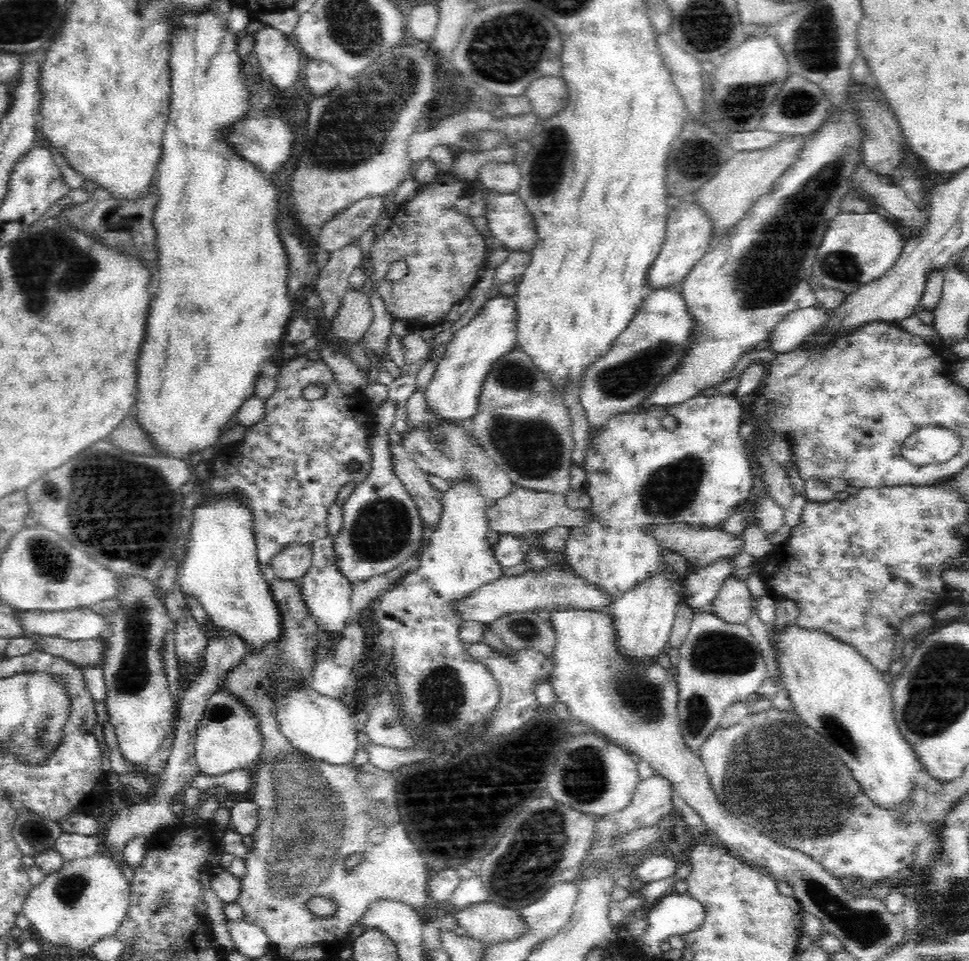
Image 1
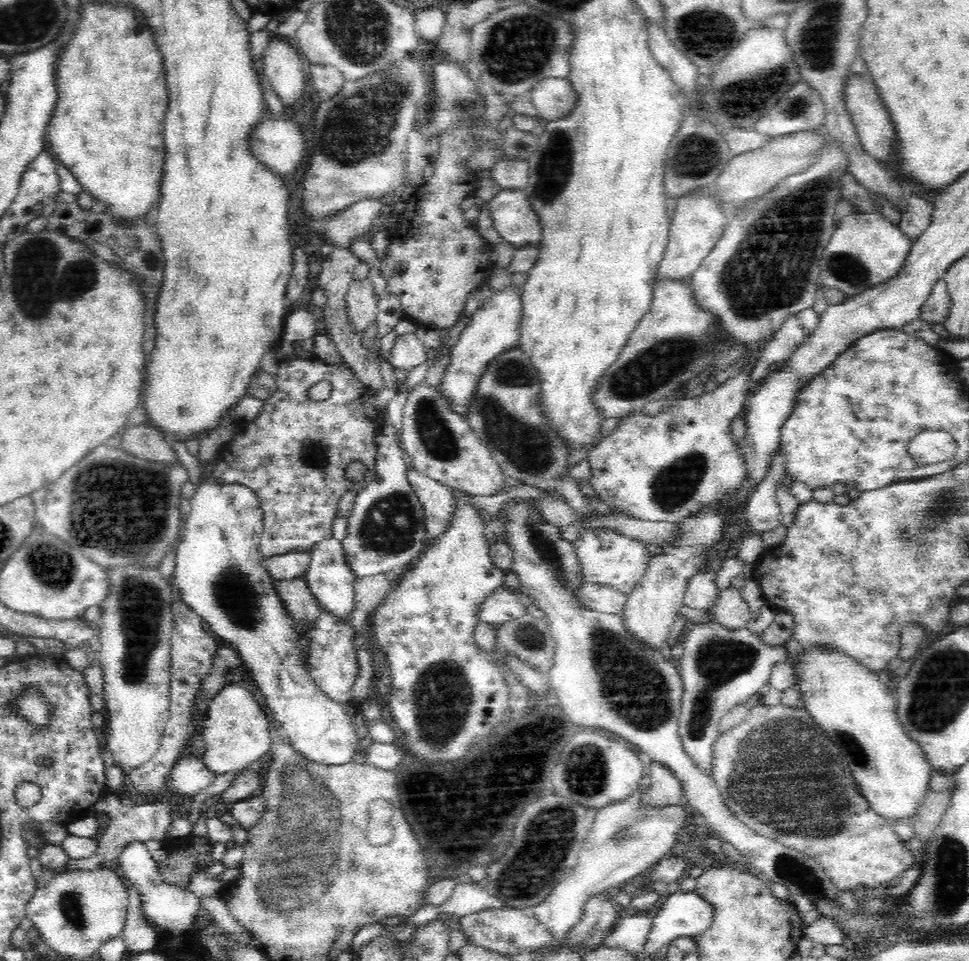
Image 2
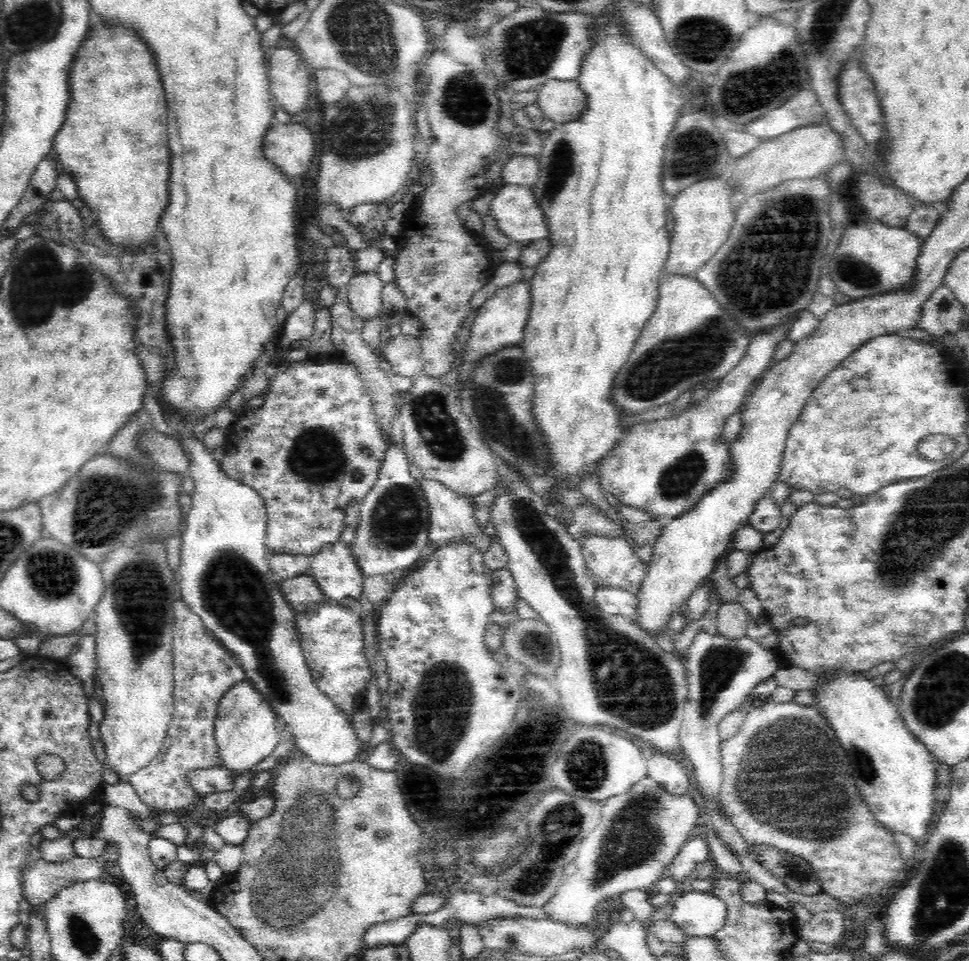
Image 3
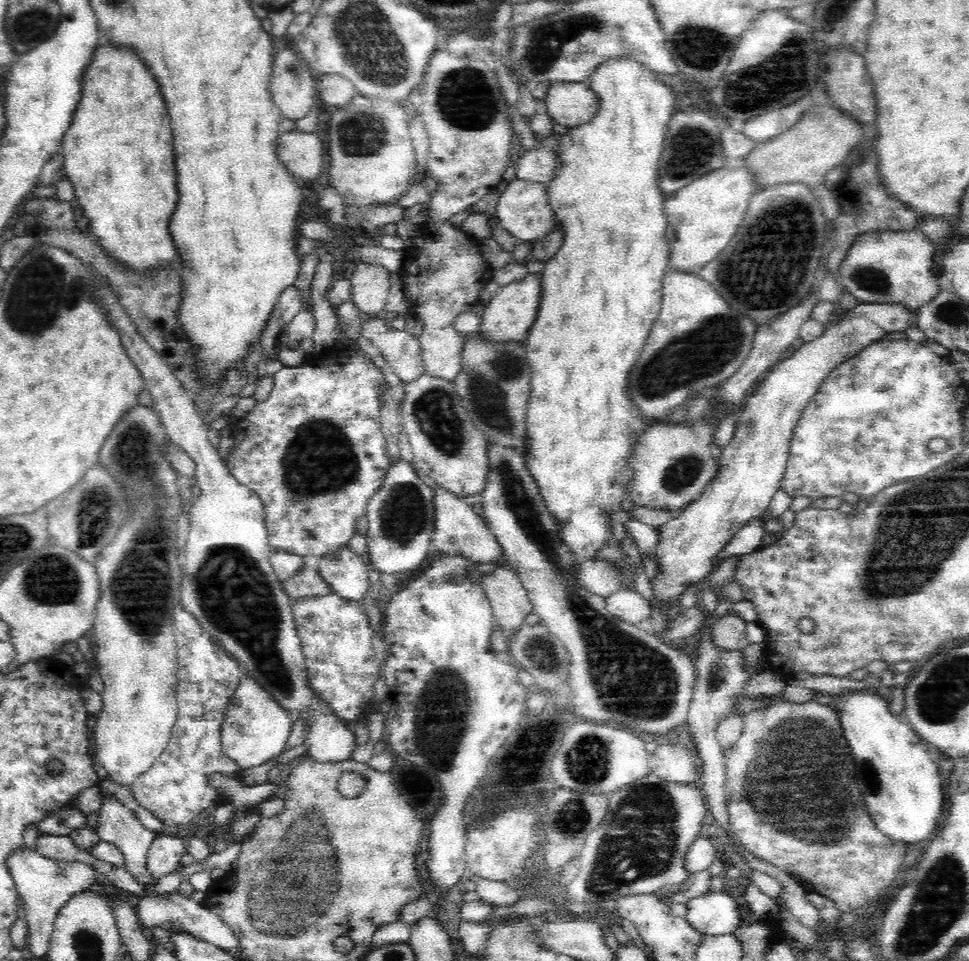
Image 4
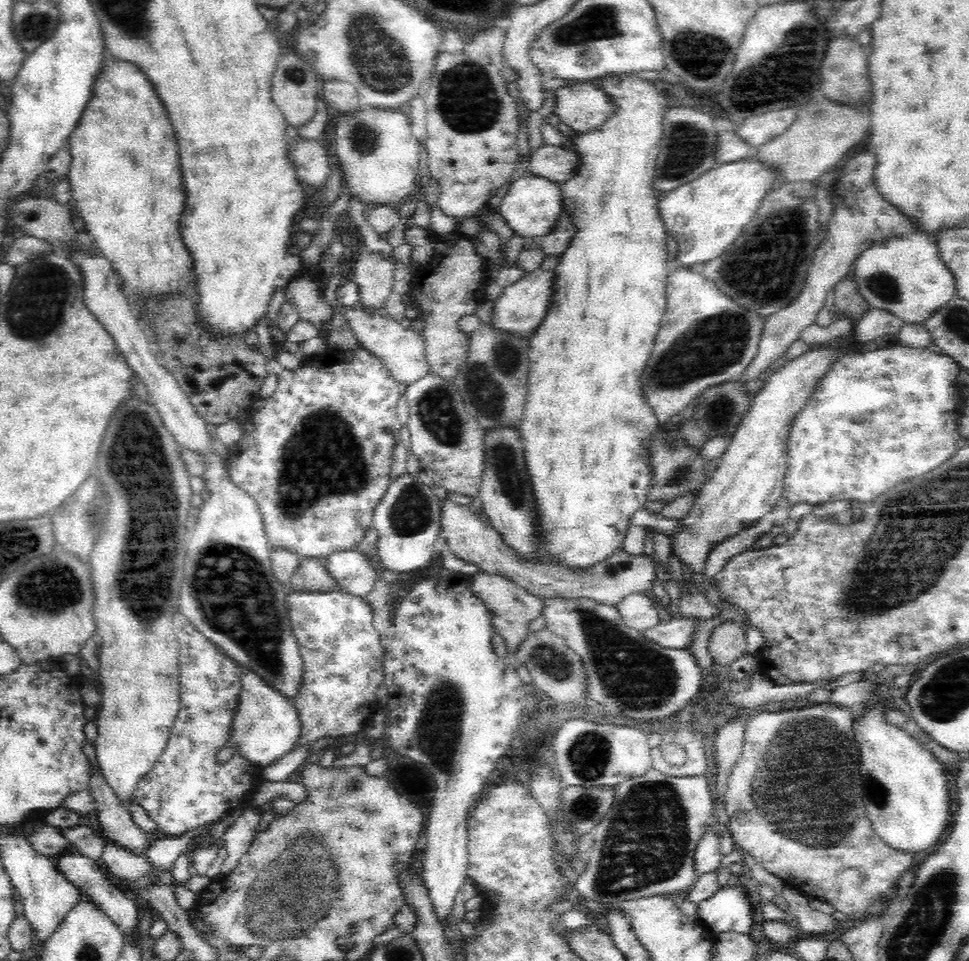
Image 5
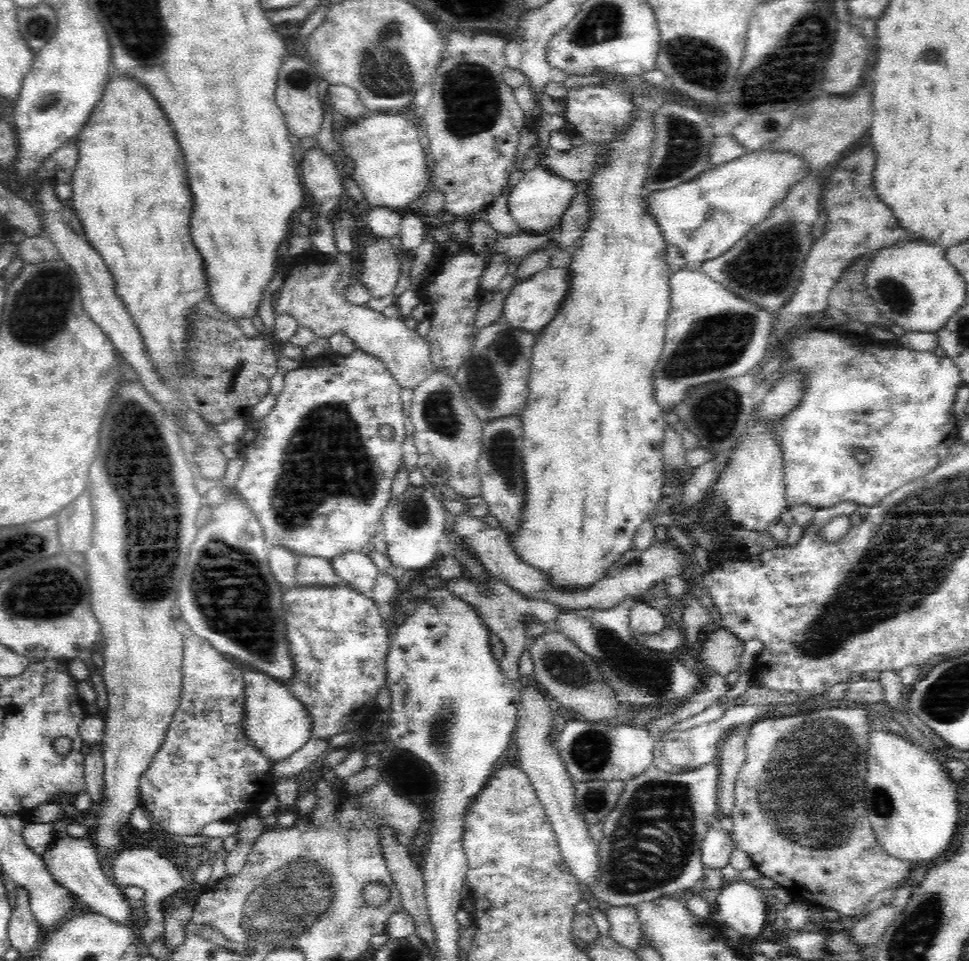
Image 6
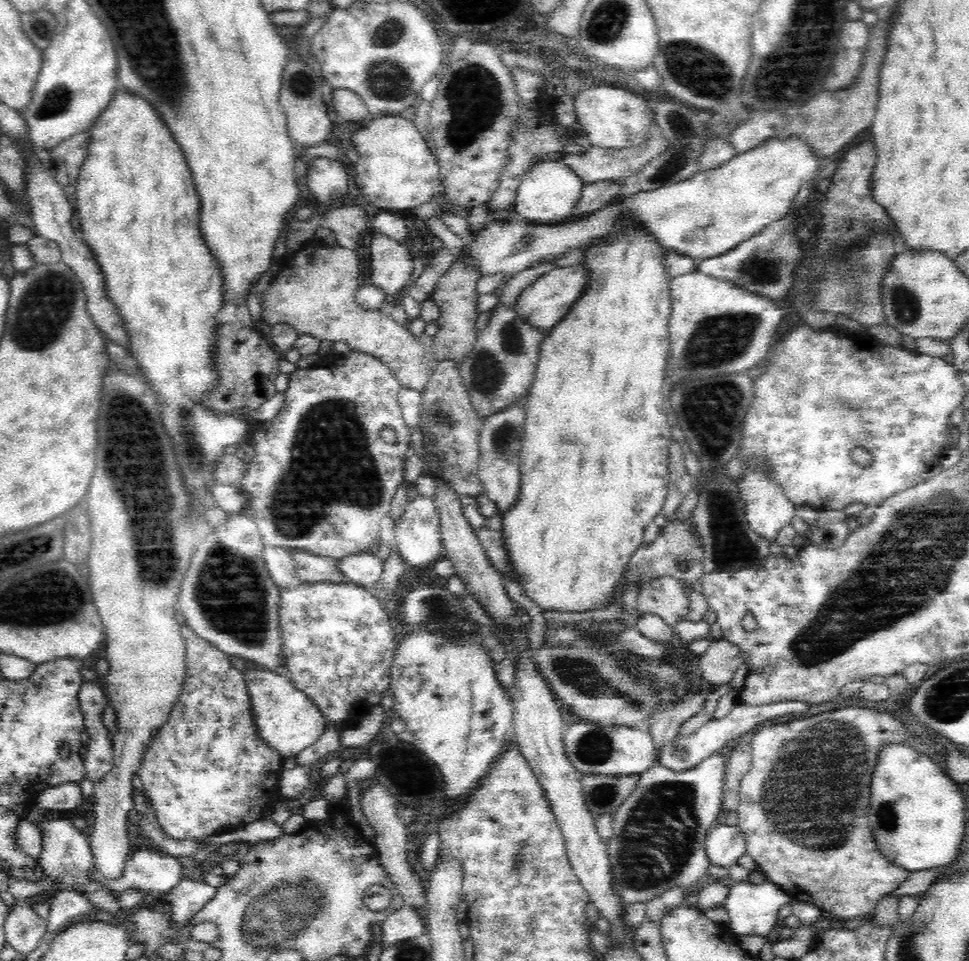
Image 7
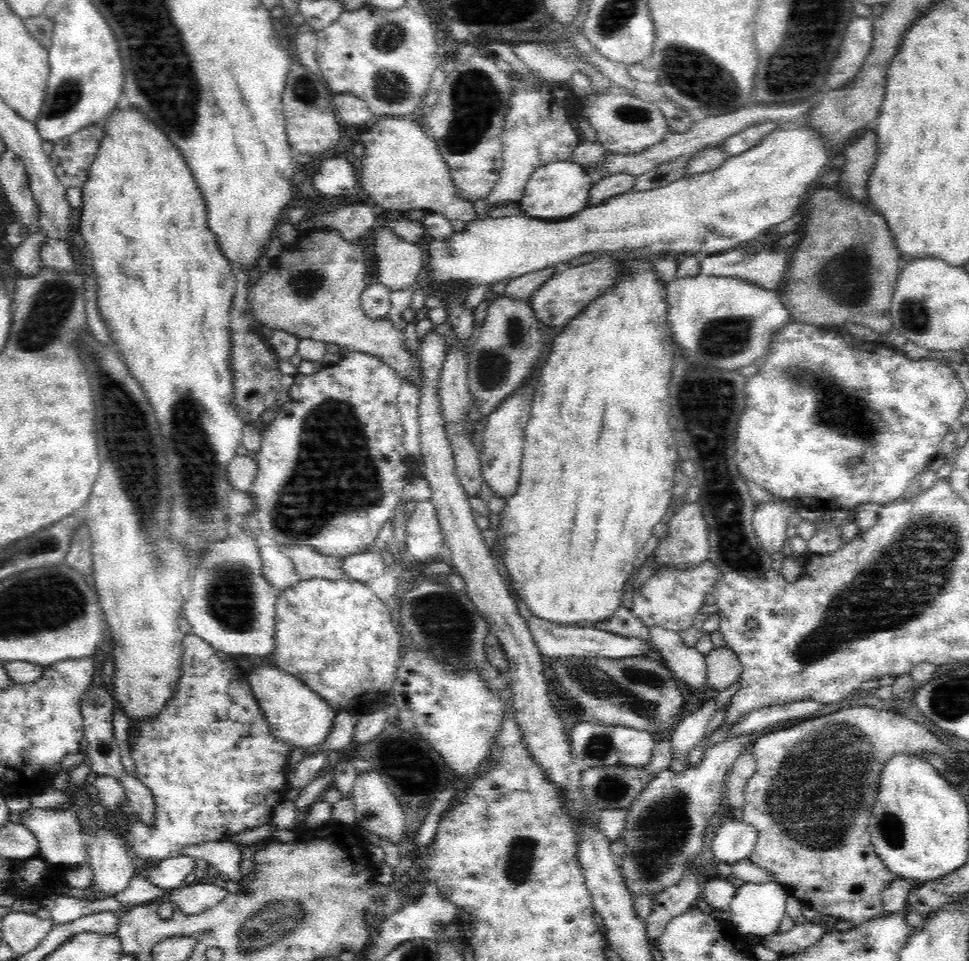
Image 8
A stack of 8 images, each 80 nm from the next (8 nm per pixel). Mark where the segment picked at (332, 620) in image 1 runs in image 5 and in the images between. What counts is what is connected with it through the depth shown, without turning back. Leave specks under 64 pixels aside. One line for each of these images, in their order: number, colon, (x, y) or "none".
2: (331, 580)
3: (335, 568)
4: (344, 570)
5: (351, 569)

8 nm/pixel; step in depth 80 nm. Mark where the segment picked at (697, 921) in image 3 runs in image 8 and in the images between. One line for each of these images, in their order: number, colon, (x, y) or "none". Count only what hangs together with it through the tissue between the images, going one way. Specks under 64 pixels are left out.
4: (716, 913)
5: (730, 909)
6: (741, 906)
7: (752, 908)
8: (757, 909)

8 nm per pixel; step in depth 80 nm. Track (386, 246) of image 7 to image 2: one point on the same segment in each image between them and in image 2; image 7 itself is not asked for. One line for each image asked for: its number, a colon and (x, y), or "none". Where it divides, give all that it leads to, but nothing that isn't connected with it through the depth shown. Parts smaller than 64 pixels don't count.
2: (362, 303)
3: (365, 290)
4: (370, 282)
5: (374, 274)
6: (380, 272)

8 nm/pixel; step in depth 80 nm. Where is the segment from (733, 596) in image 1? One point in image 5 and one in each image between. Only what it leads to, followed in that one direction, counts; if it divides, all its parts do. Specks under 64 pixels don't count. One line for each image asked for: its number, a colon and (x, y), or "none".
2: (730, 609)
3: (732, 620)
4: (729, 632)
5: (728, 642)

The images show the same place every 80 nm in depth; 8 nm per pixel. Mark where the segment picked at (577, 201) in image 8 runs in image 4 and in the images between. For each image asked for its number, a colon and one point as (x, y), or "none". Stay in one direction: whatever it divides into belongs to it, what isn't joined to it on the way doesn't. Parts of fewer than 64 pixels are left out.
4: (523, 210)
5: (532, 205)
6: (538, 201)
7: (548, 193)

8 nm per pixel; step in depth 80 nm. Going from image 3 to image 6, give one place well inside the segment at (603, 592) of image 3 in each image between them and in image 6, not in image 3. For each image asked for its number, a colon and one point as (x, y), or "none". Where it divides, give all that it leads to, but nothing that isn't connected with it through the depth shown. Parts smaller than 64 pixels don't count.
4: (627, 604)
5: (637, 610)
6: (643, 618)

